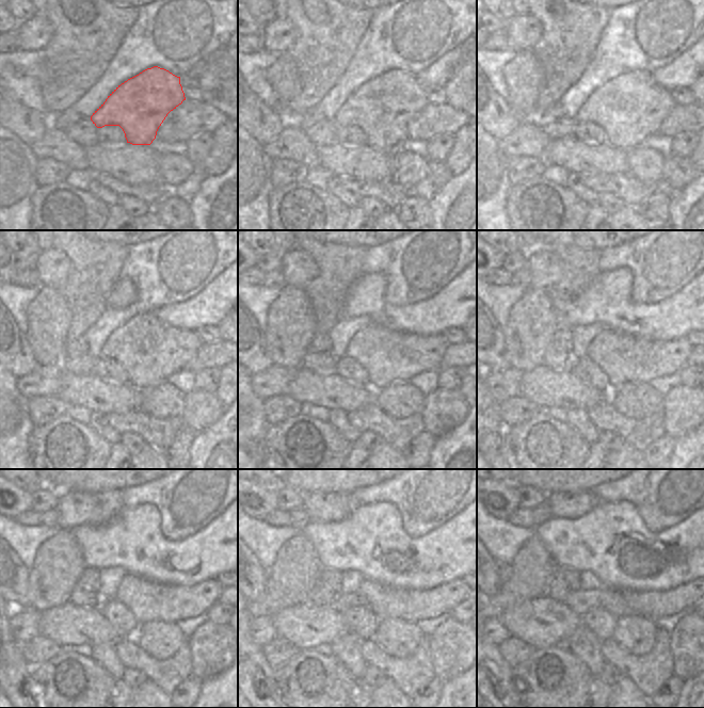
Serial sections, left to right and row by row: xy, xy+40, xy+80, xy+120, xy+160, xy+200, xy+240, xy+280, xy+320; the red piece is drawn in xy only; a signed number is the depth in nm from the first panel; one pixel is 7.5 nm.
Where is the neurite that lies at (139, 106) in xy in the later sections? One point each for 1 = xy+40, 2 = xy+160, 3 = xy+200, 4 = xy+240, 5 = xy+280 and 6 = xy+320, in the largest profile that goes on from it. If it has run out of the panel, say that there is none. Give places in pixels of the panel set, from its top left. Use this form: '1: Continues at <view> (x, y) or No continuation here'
1: Continues at xy+40 (383, 108)
2: Continues at xy+160 (387, 355)
3: Continues at xy+200 (623, 357)
4: Continues at xy+240 (148, 600)
5: Continues at xy+280 (413, 605)
6: Continues at xy+320 (651, 604)

